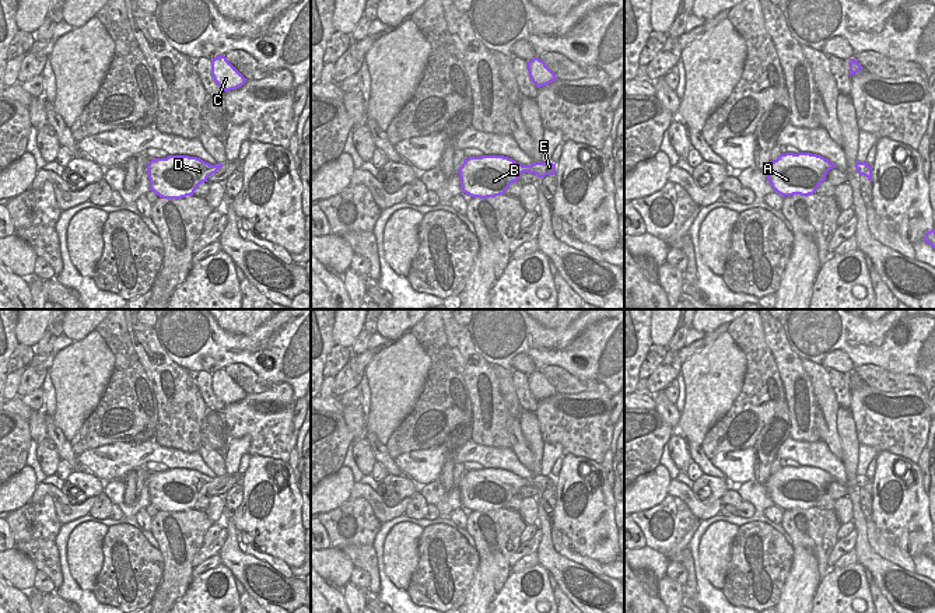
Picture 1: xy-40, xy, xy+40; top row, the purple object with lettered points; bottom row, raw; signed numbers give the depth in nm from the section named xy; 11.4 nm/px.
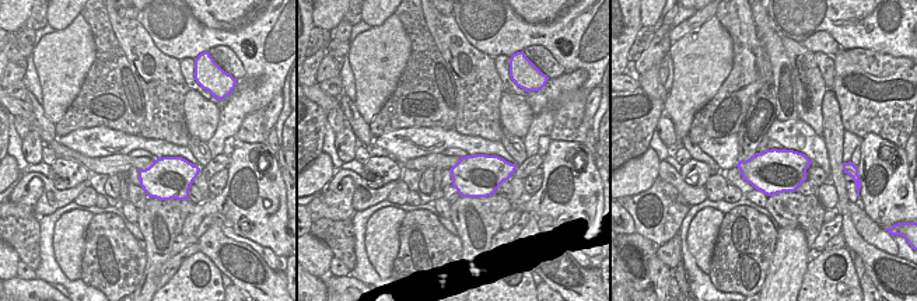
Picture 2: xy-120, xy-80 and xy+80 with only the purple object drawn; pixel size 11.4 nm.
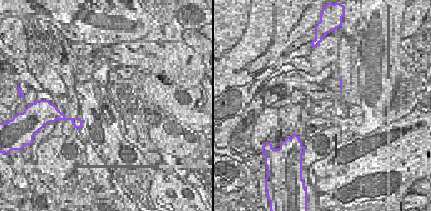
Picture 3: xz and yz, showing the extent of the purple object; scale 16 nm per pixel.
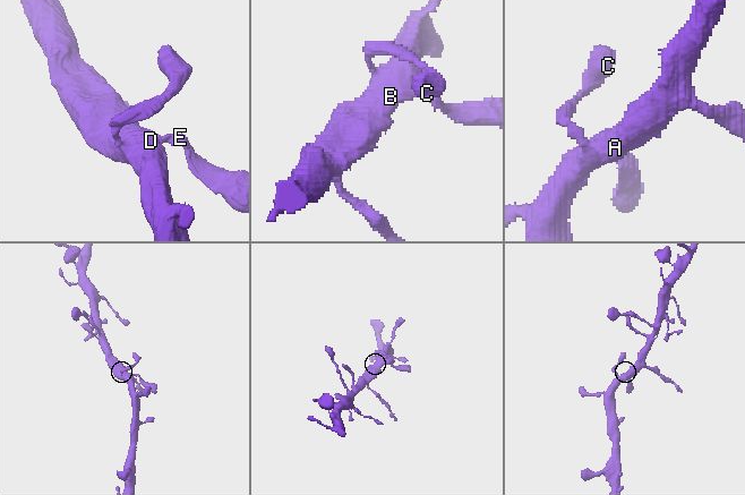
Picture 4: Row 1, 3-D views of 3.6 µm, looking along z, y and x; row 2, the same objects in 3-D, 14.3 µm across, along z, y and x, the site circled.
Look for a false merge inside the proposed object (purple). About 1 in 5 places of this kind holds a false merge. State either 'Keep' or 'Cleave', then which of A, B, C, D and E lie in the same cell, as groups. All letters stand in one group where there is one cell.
Keep. Groups: A B C D E

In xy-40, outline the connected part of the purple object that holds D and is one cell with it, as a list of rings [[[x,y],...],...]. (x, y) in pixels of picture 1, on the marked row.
[[[168,155],[147,165],[150,190],[162,199],[193,196],[196,188],[207,182],[224,164],[211,165],[197,157]]]

